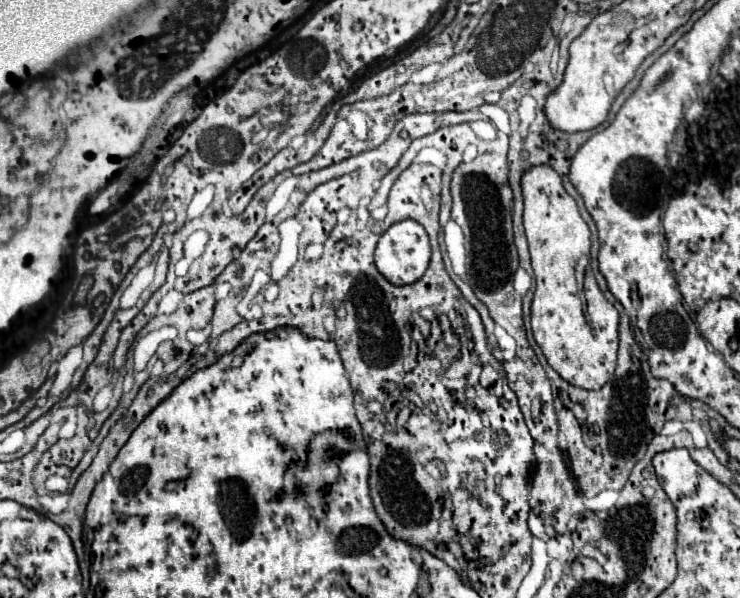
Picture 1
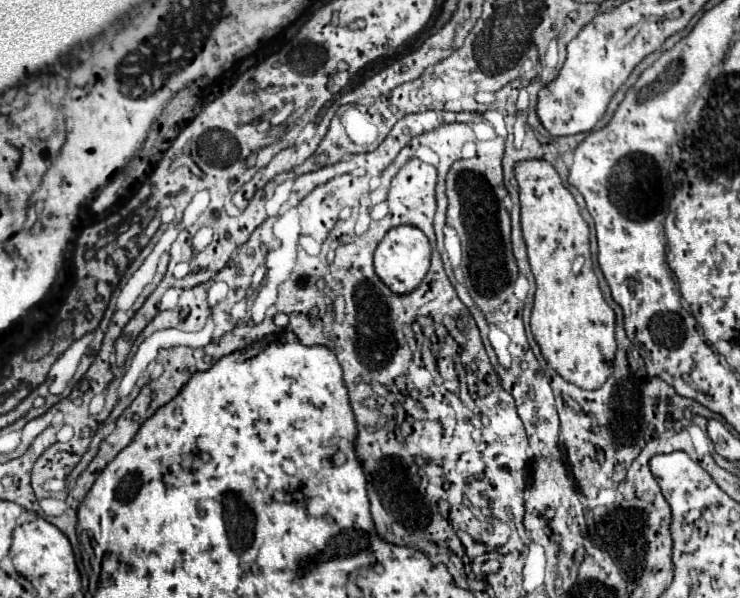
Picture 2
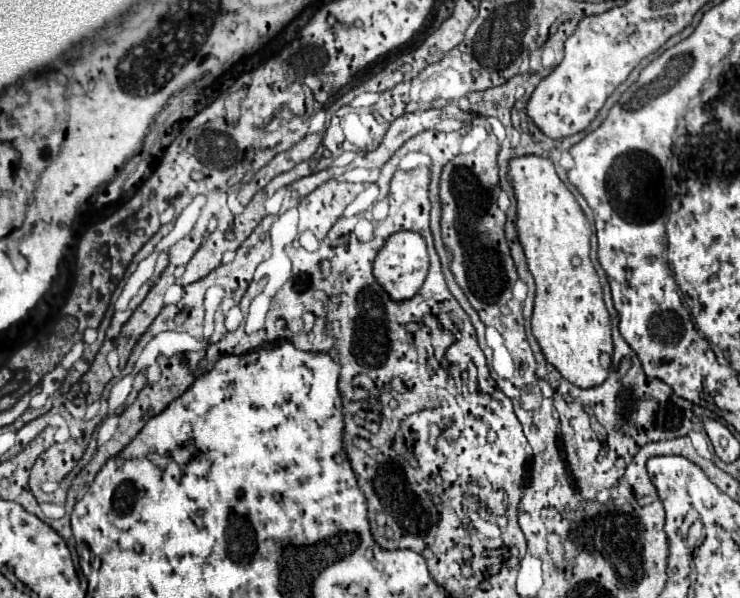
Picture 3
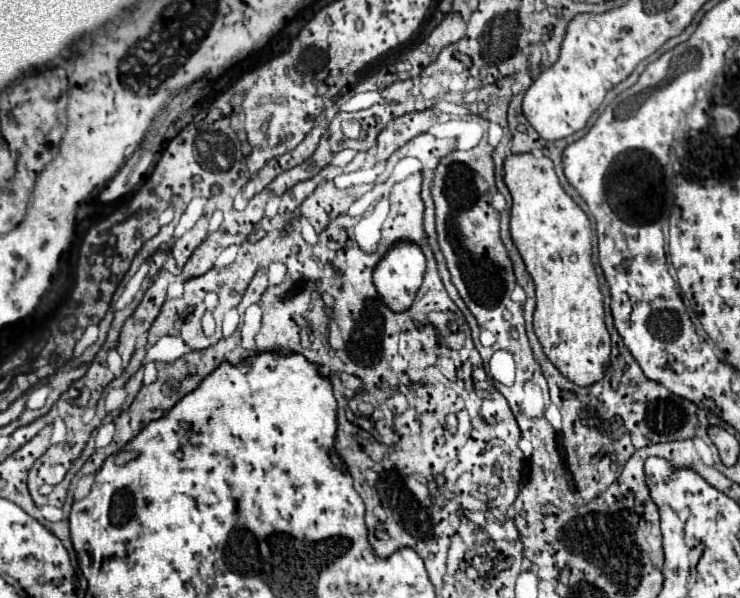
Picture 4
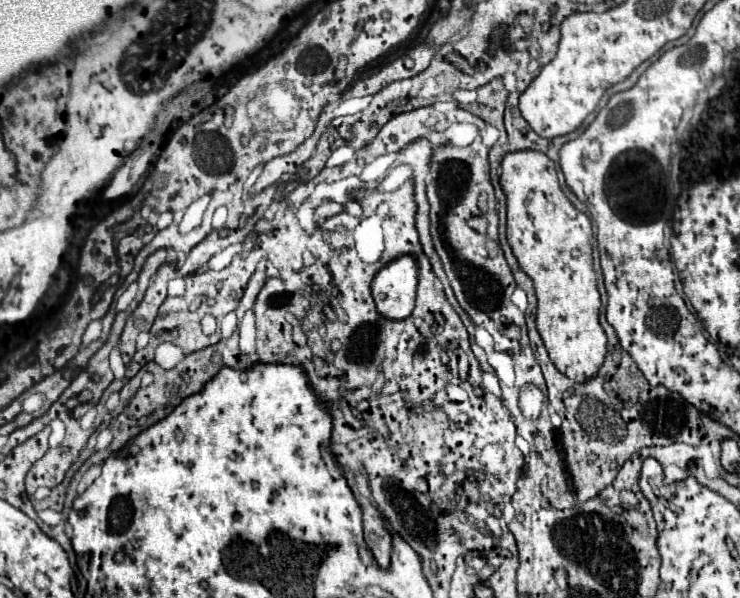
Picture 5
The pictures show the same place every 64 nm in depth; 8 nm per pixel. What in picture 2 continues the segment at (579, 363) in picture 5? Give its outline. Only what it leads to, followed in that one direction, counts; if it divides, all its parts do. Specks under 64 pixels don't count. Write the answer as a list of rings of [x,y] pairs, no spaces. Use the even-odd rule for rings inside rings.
[[[524,160],[516,164],[516,180],[520,186],[520,206],[522,206],[522,234],[528,246],[528,258],[532,266],[532,274],[536,278],[536,296],[532,306],[530,328],[532,334],[546,358],[548,366],[554,368],[564,380],[580,386],[582,390],[598,390],[612,376],[612,362],[616,354],[616,314],[606,304],[596,278],[580,278],[572,272],[572,260],[576,256],[586,258],[584,272],[592,272],[590,254],[590,228],[580,216],[578,204],[574,196],[564,188],[558,172],[546,160]]]

